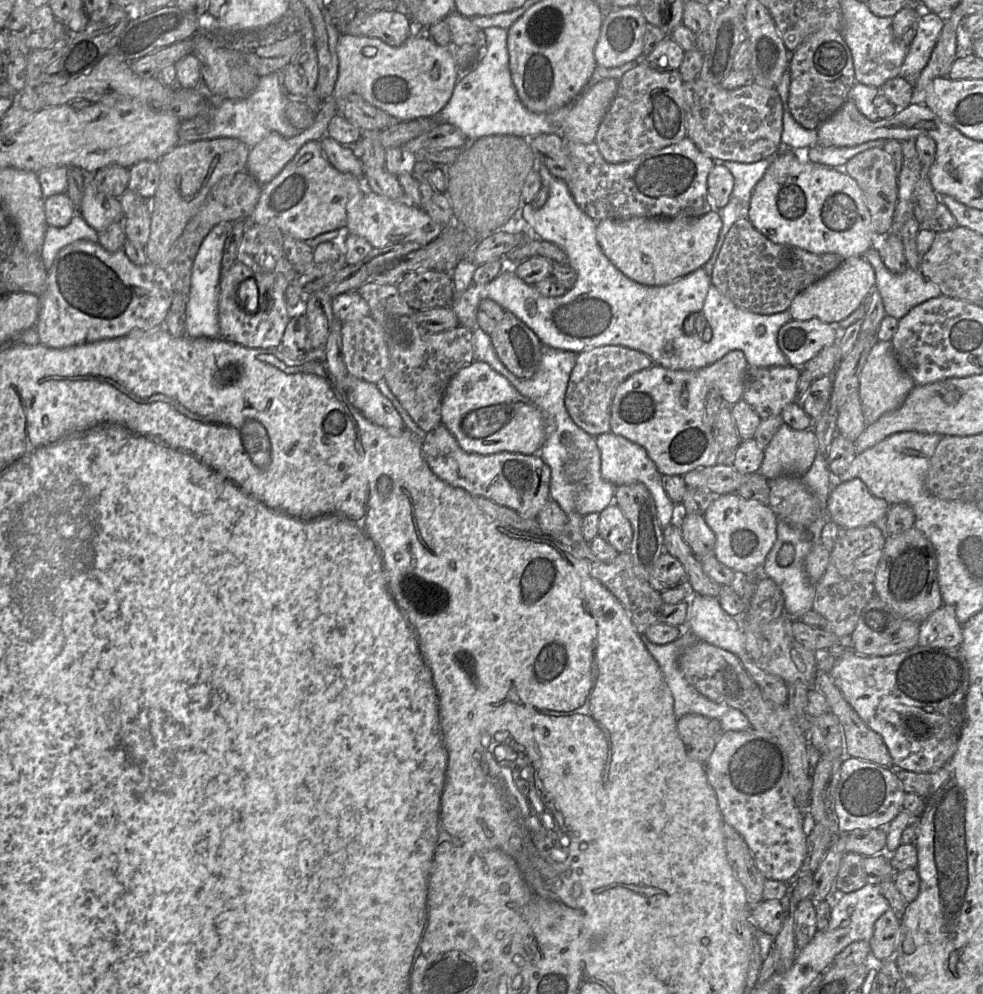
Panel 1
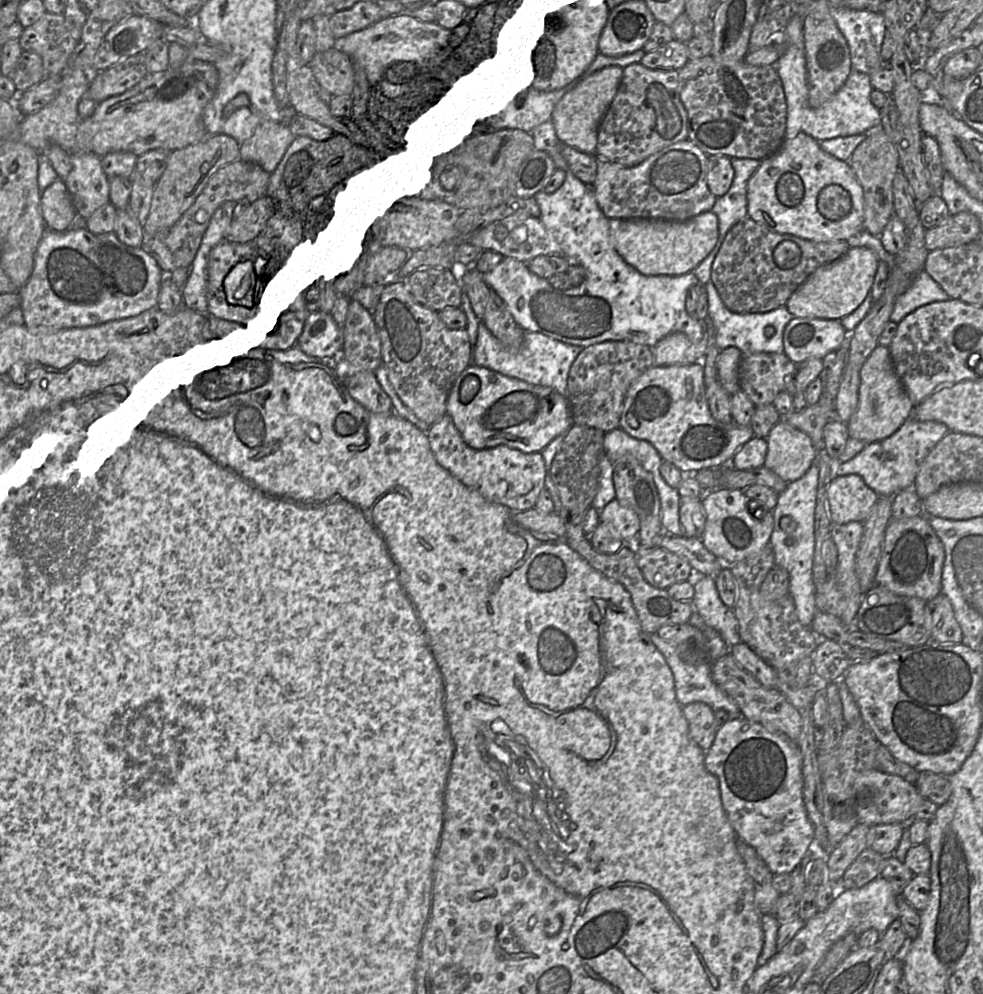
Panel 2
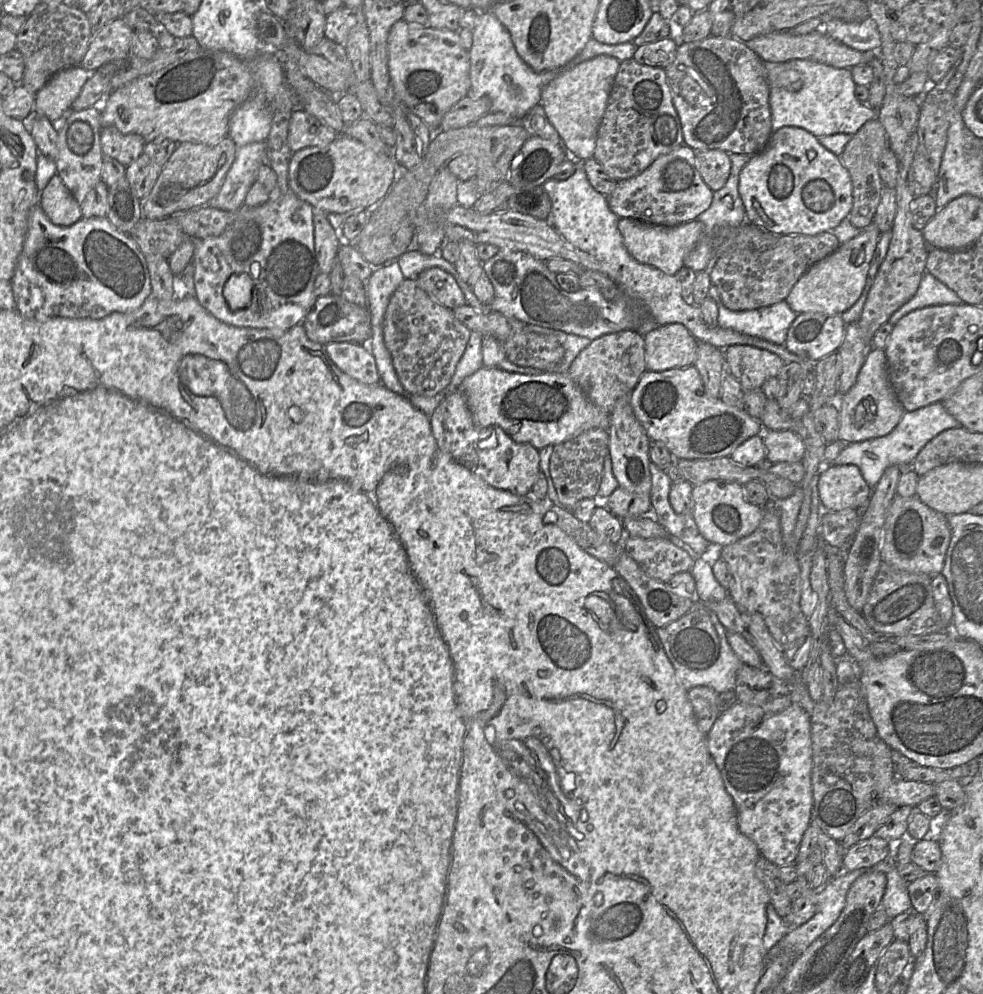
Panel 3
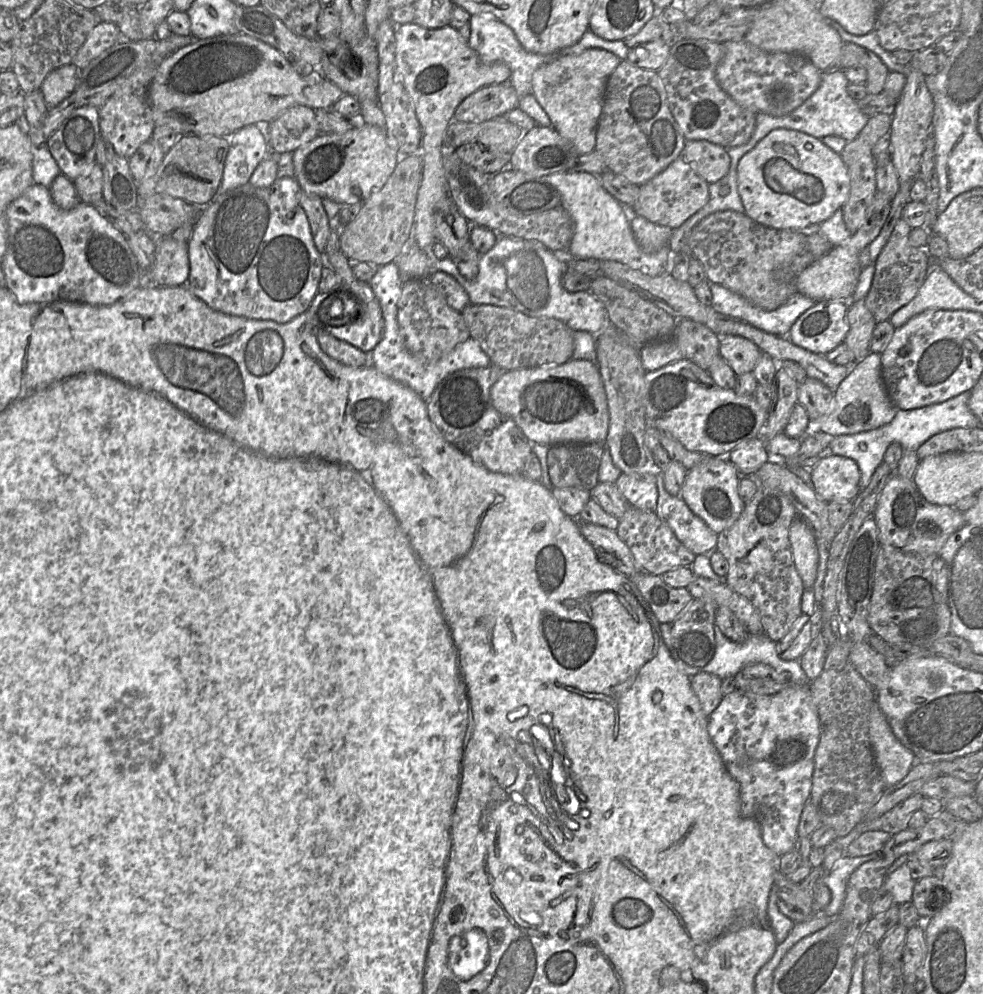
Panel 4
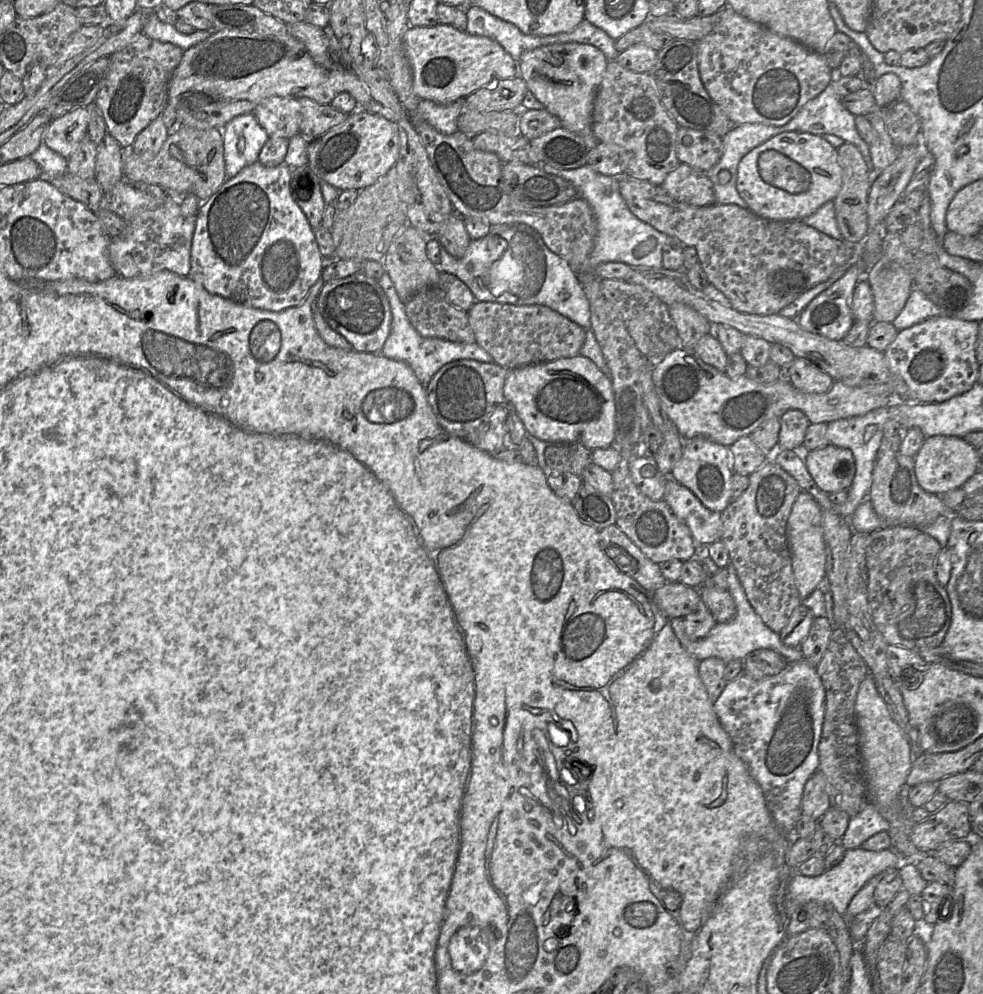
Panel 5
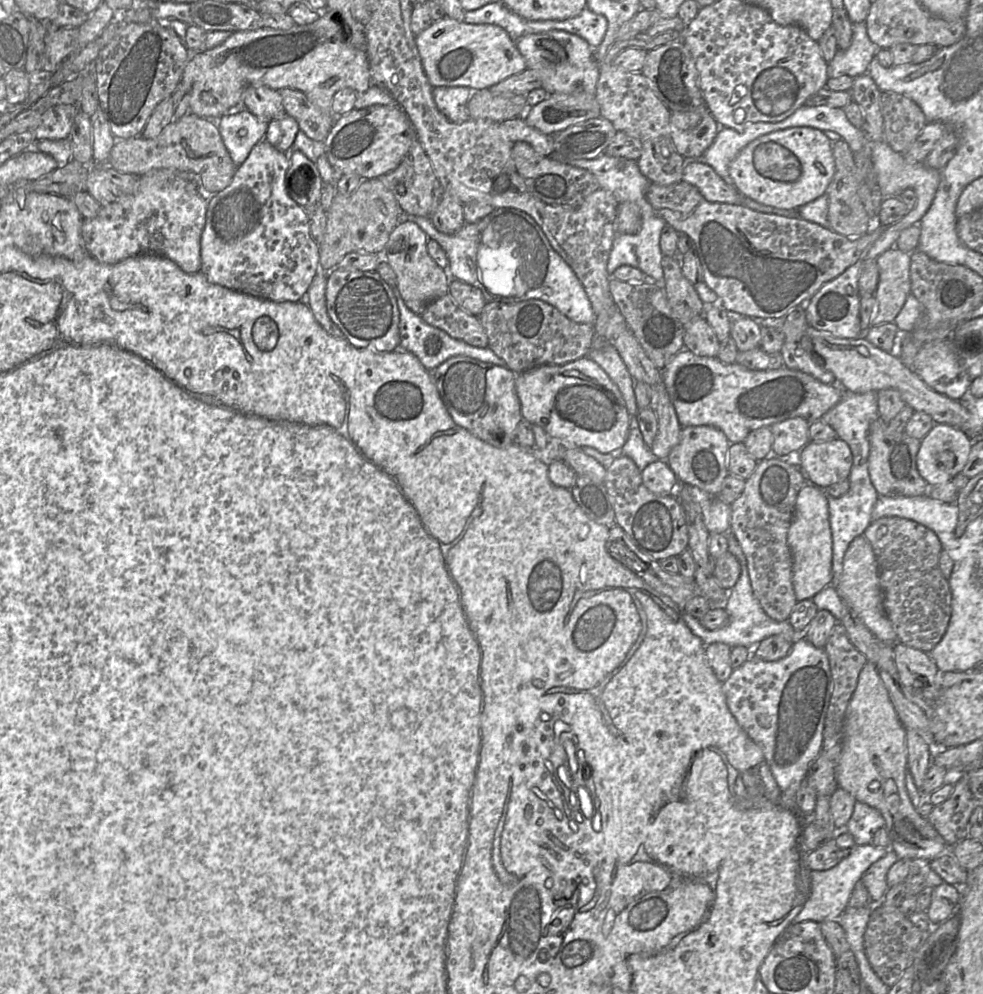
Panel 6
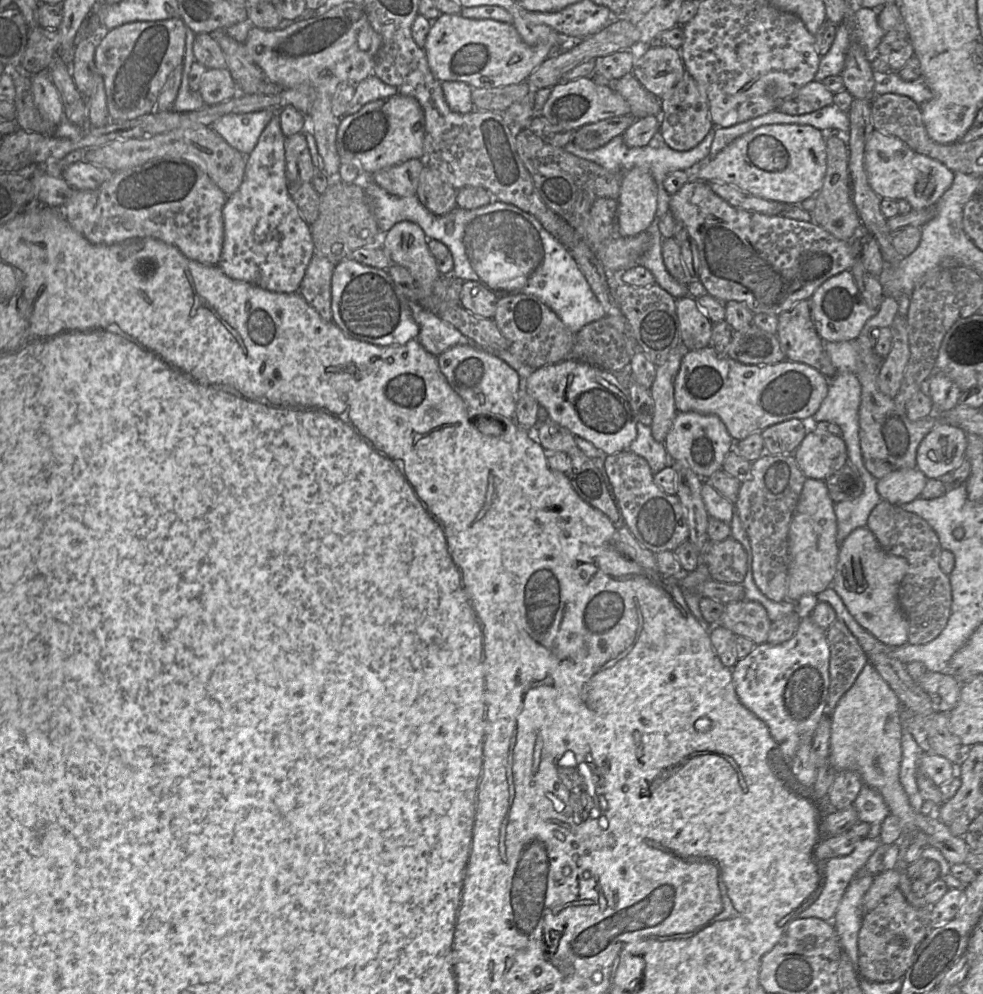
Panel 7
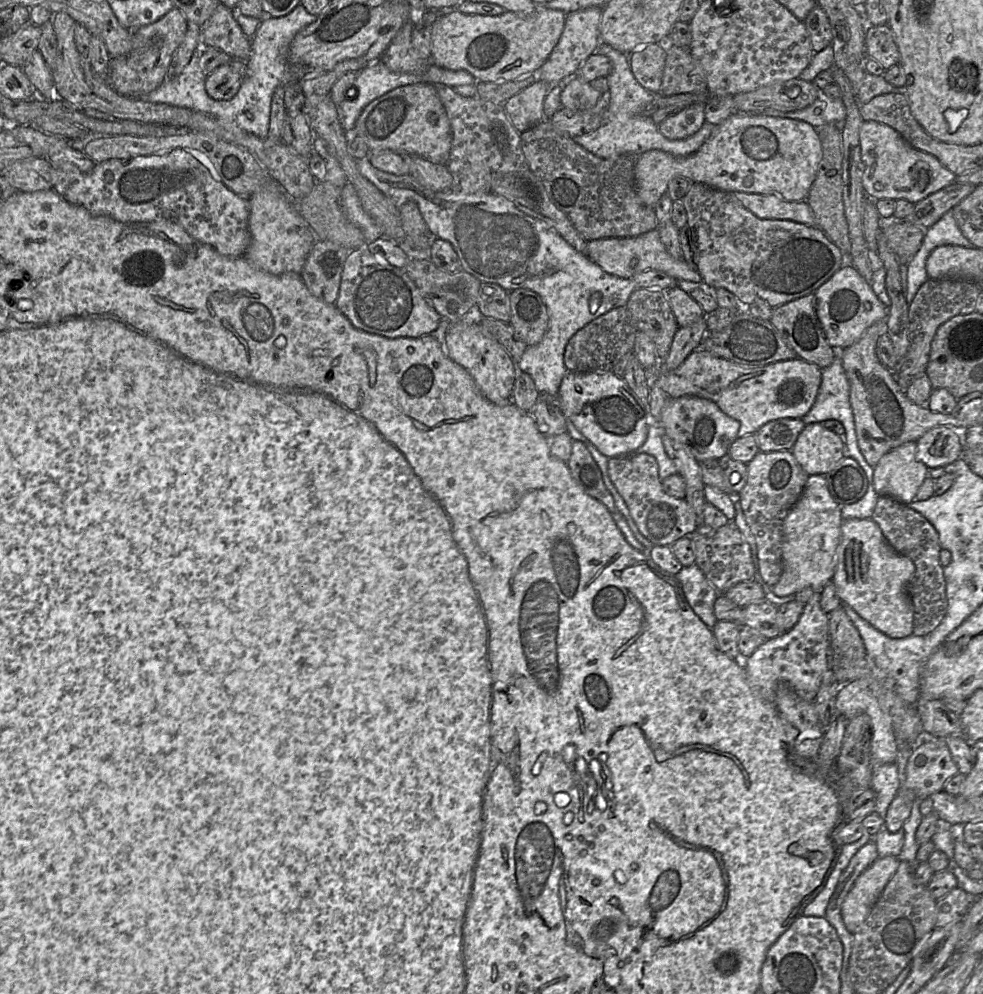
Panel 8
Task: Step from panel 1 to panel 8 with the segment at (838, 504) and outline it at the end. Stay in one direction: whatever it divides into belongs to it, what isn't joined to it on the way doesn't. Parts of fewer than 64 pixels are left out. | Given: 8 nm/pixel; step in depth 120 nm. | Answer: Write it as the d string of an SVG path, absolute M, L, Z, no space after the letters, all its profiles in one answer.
M811 423L799 434L792 454L808 476L825 475L845 456L845 443L822 423Z

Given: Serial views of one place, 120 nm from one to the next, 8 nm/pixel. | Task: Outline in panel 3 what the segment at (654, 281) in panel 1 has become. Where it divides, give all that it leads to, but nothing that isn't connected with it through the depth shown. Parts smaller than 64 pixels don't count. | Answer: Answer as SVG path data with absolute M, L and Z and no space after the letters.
M619 218L618 229L627 251L634 259L668 275L675 275L684 266L684 258L696 247L704 233L704 225L698 219L676 226L661 226Z

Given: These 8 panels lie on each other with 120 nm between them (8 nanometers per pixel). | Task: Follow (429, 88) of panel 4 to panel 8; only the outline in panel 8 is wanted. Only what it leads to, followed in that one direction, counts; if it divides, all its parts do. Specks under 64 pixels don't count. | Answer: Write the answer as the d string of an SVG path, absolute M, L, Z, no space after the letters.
M536 4L535 11L530 15L504 11L503 14L490 16L465 14L458 10L441 15L431 25L430 62L449 70L465 70L477 82L509 81L525 73L540 68L559 41L562 34L566 14L561 10L545 8Z

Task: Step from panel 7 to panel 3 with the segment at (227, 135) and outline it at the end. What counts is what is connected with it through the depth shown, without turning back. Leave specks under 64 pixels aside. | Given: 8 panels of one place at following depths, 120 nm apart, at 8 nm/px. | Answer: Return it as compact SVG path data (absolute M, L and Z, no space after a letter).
M266 141L238 147L235 160L210 205L229 213L235 213L244 205L247 192L256 181L259 168L264 164L268 164Z

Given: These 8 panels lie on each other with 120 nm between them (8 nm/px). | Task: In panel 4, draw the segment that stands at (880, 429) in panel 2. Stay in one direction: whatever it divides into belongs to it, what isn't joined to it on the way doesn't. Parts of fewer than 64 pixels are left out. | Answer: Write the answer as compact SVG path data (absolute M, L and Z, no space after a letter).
M870 352L863 361L852 365L848 375L833 393L833 398L833 410L815 420L809 420L806 433L823 431L834 437L865 432L888 424L897 411L882 379L880 353Z

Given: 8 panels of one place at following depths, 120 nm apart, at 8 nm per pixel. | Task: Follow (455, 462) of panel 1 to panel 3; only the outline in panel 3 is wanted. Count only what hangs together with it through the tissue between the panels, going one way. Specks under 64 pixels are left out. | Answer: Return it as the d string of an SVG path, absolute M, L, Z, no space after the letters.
M447 390L444 399L429 417L430 426L439 448L454 461L463 465L494 488L509 491L518 496L527 495L540 471L539 451L529 443L517 443L499 426L477 425L468 408L465 394L459 390Z

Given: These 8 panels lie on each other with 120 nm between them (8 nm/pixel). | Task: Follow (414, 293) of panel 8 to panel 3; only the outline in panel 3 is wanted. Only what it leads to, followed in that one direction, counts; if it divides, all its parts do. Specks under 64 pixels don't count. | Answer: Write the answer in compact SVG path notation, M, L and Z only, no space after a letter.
M331 293L317 297L312 308L302 322L307 337L325 346L332 342L350 342L367 345L371 339L371 317L367 307L348 302L341 295Z

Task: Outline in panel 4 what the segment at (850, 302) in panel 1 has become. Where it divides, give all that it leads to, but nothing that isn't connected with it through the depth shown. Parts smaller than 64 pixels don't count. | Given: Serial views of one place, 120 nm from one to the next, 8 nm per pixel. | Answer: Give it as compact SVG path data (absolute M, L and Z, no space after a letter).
M877 190L866 210L865 218L856 232L838 246L805 268L796 279L795 292L815 302L824 300L850 301L855 291L862 267L859 261L861 251L880 233L890 211L891 199Z

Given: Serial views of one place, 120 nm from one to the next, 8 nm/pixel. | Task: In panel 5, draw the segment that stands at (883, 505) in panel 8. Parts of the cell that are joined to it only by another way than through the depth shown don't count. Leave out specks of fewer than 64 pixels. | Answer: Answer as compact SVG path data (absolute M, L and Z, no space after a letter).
M911 525L887 526L869 533L869 542L867 546L868 602L874 623L888 644L904 647L915 652L942 645L951 623L952 608L946 586L941 585L936 576L936 558L941 548L942 547L935 538Z

